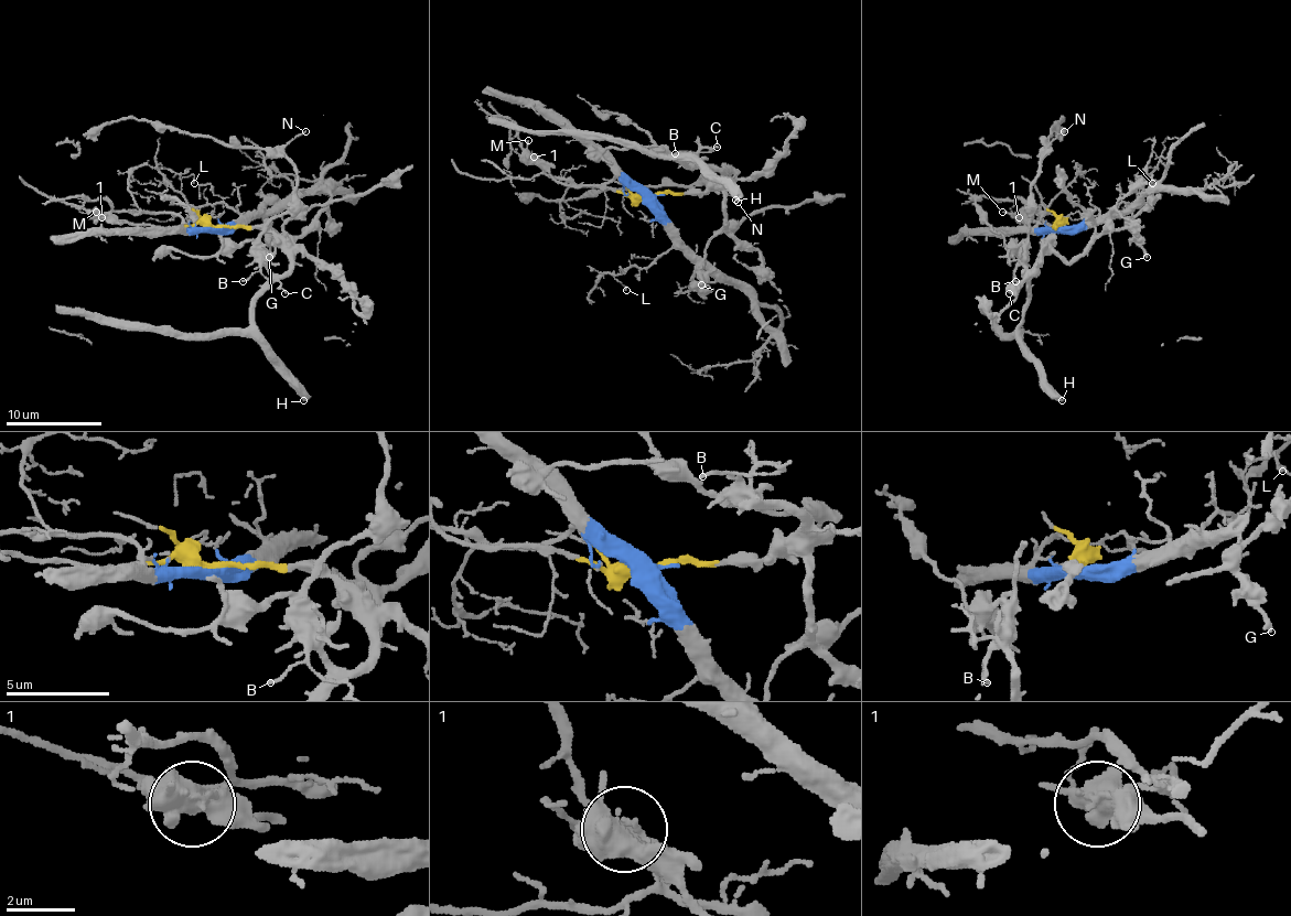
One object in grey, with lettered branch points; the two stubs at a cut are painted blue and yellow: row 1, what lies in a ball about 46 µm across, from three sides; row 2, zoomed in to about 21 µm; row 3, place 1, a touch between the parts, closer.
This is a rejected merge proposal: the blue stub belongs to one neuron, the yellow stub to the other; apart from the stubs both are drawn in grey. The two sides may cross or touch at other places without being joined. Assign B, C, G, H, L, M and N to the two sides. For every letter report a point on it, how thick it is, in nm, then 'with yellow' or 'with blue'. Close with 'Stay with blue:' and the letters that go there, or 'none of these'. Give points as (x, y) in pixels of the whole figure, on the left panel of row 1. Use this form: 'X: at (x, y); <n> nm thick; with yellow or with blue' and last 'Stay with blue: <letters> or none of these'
B: at (243, 281); 160 nm thick; with yellow
C: at (284, 293); 170 nm thick; with yellow
G: at (269, 257); 240 nm thick; with yellow
H: at (303, 400); 460 nm thick; with yellow
L: at (194, 183); 110 nm thick; with blue
M: at (96, 212); 150 nm thick; with yellow
N: at (305, 131); 130 nm thick; with yellow
Stay with blue: L

